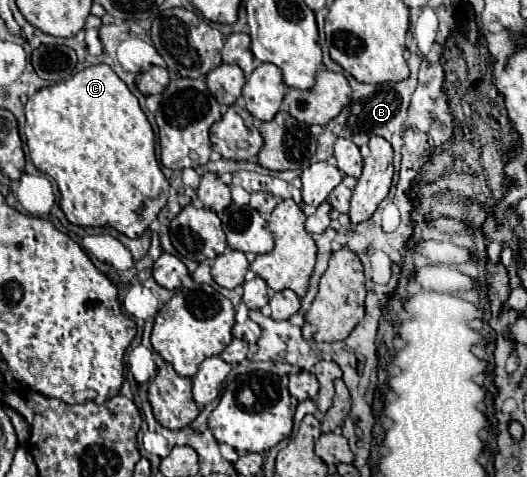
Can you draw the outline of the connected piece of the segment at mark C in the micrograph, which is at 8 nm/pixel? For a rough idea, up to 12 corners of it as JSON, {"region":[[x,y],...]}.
{"region":[[109,65],[25,105],[69,223],[139,239],[169,181]]}

